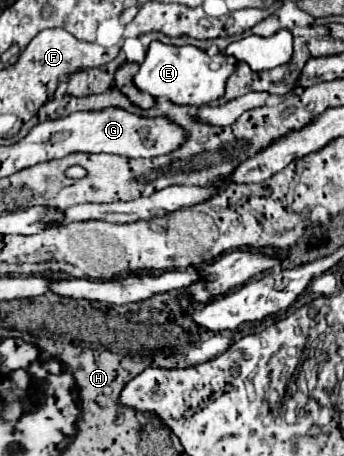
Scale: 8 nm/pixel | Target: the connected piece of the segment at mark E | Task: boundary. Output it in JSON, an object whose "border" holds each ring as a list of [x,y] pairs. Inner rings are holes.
{"border":[[[152,42],[148,46],[146,58],[140,64],[138,74],[134,76],[134,84],[140,92],[146,92],[154,98],[170,98],[174,104],[202,106],[224,96],[226,78],[234,72],[236,60],[226,54],[216,54],[216,66],[212,64],[212,56],[198,50],[196,46],[166,46],[160,42]]]}

